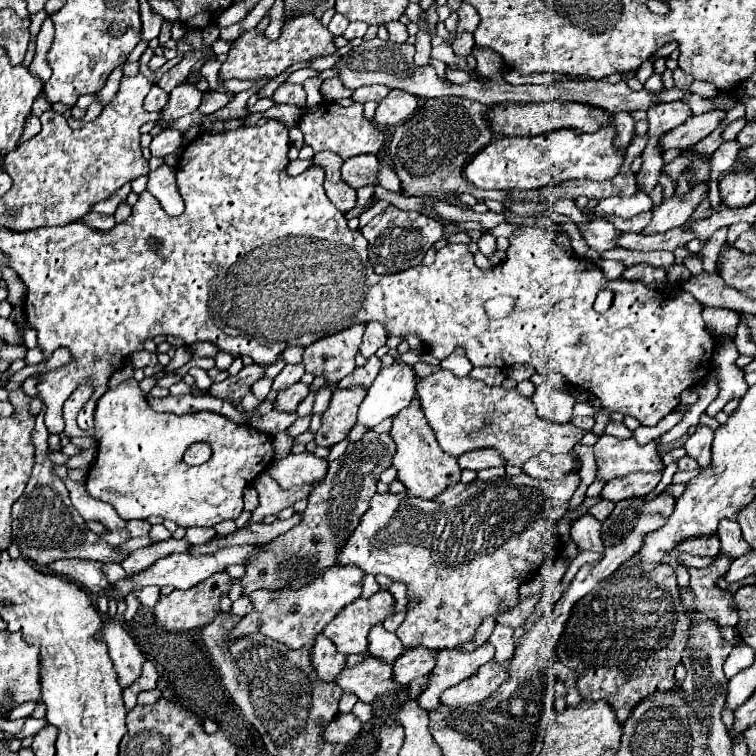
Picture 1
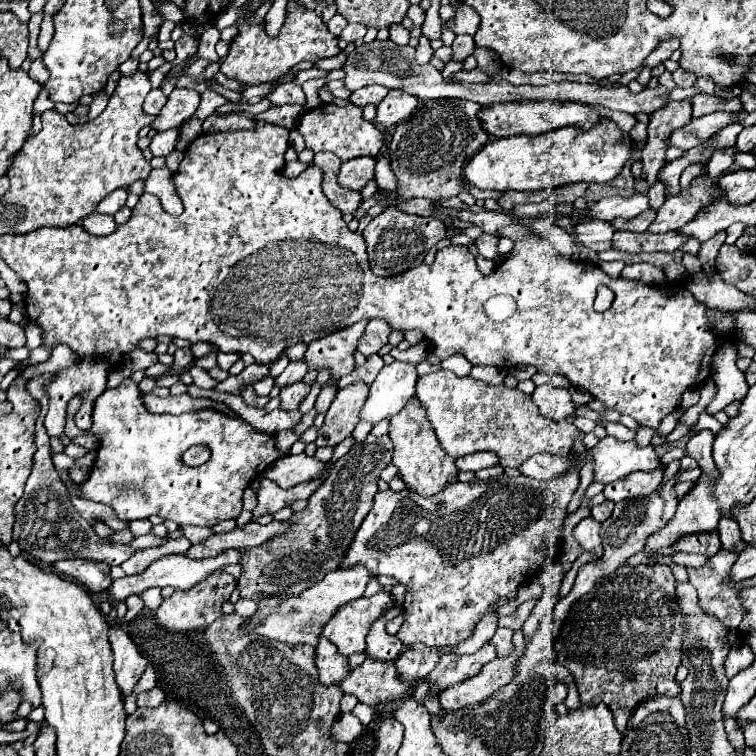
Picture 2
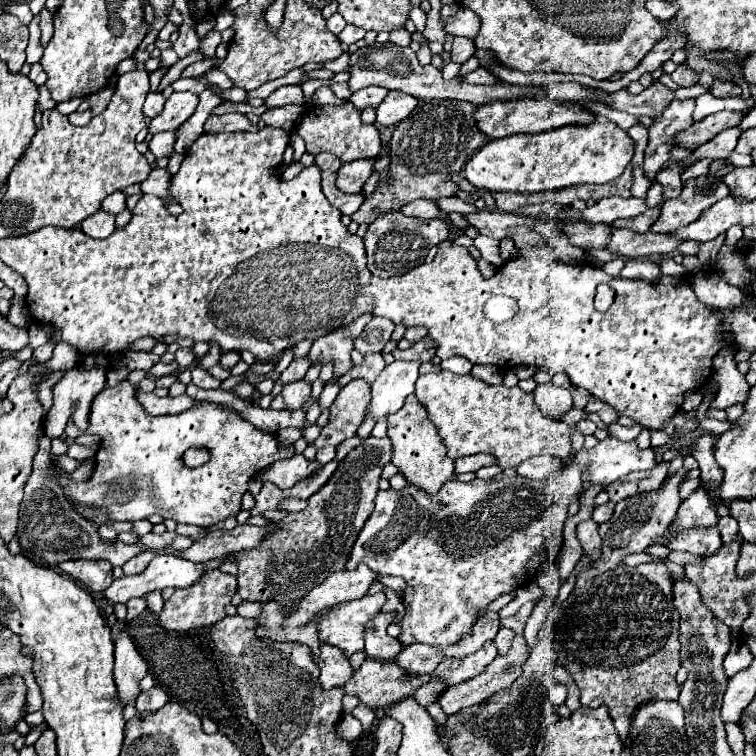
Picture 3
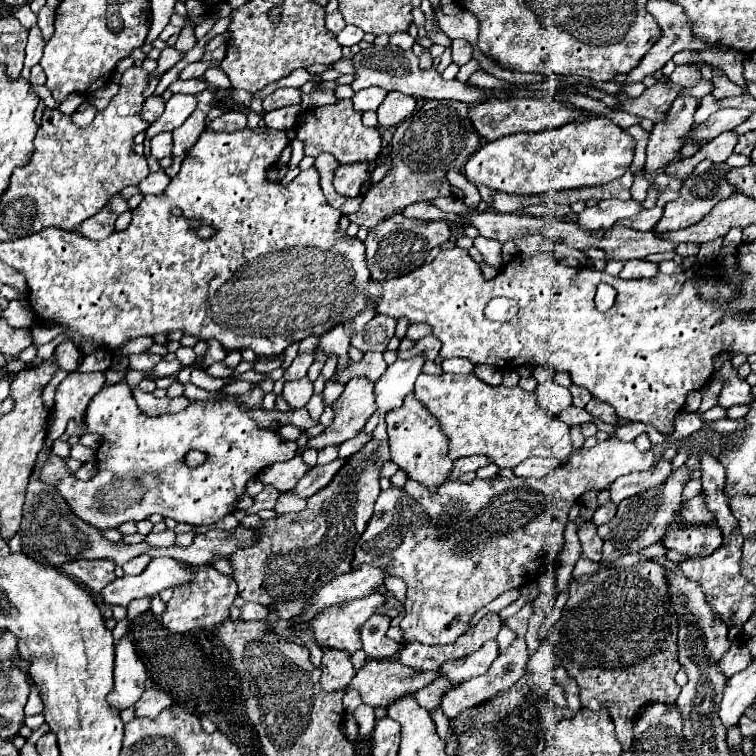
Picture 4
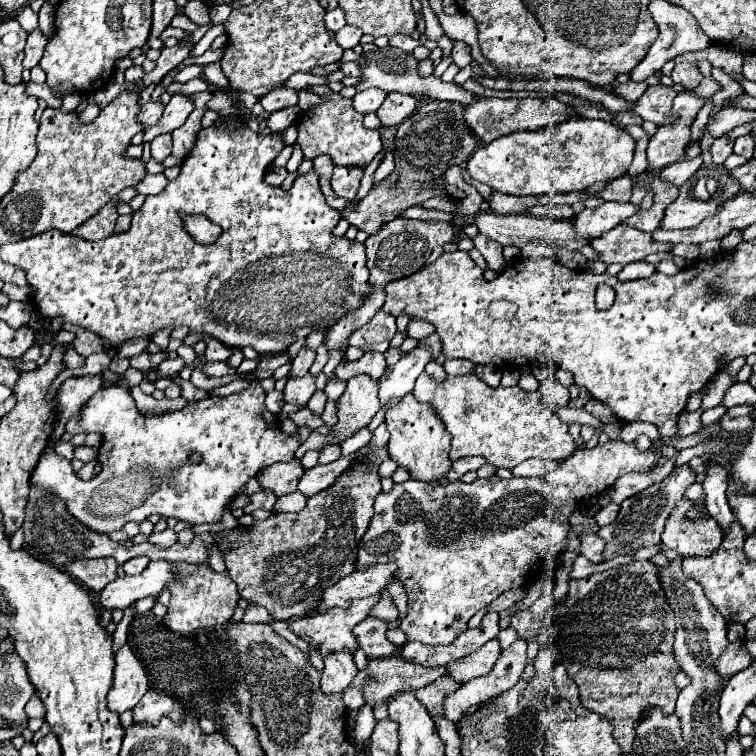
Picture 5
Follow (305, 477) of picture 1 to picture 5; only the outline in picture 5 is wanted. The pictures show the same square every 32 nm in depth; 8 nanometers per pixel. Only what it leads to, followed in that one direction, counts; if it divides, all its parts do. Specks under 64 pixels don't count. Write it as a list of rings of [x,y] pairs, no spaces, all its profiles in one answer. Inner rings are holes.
[[[298,458],[290,462],[276,462],[264,470],[258,472],[258,482],[264,490],[276,492],[276,496],[284,496],[290,492],[296,492],[296,484],[304,476],[304,466]]]

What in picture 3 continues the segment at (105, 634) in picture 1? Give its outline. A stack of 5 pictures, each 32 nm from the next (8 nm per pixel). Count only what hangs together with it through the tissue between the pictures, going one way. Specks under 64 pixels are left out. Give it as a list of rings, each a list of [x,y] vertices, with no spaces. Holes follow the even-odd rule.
[[[122,630],[118,636],[112,636],[114,642],[114,680],[118,688],[118,700],[120,704],[128,704],[136,700],[140,694],[138,686],[140,680],[144,678],[148,664],[132,644],[130,636]]]

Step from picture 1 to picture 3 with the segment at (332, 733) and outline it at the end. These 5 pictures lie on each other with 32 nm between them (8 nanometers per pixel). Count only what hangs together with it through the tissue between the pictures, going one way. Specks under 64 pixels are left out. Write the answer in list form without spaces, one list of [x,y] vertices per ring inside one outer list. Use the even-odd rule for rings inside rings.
[[[344,714],[336,724],[336,734],[346,742],[354,742],[360,736],[360,732],[362,732],[362,724],[352,714]]]

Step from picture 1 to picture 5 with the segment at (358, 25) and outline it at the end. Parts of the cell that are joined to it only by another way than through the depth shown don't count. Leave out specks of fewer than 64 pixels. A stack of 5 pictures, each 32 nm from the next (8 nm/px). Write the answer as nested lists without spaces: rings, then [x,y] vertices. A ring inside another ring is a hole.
[[[344,26],[340,32],[336,32],[336,42],[342,48],[354,48],[356,44],[360,44],[360,38],[362,38],[362,32],[356,26]]]

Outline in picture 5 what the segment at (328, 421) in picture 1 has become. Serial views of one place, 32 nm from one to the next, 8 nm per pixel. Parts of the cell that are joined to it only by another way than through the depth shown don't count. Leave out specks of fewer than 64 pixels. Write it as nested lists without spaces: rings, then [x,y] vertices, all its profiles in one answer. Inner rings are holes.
[[[368,376],[350,378],[344,394],[336,402],[338,422],[330,428],[332,432],[328,436],[308,436],[308,440],[298,448],[296,456],[302,458],[306,450],[322,450],[328,444],[342,444],[346,438],[364,428],[378,410],[380,402],[376,400],[376,380]]]

